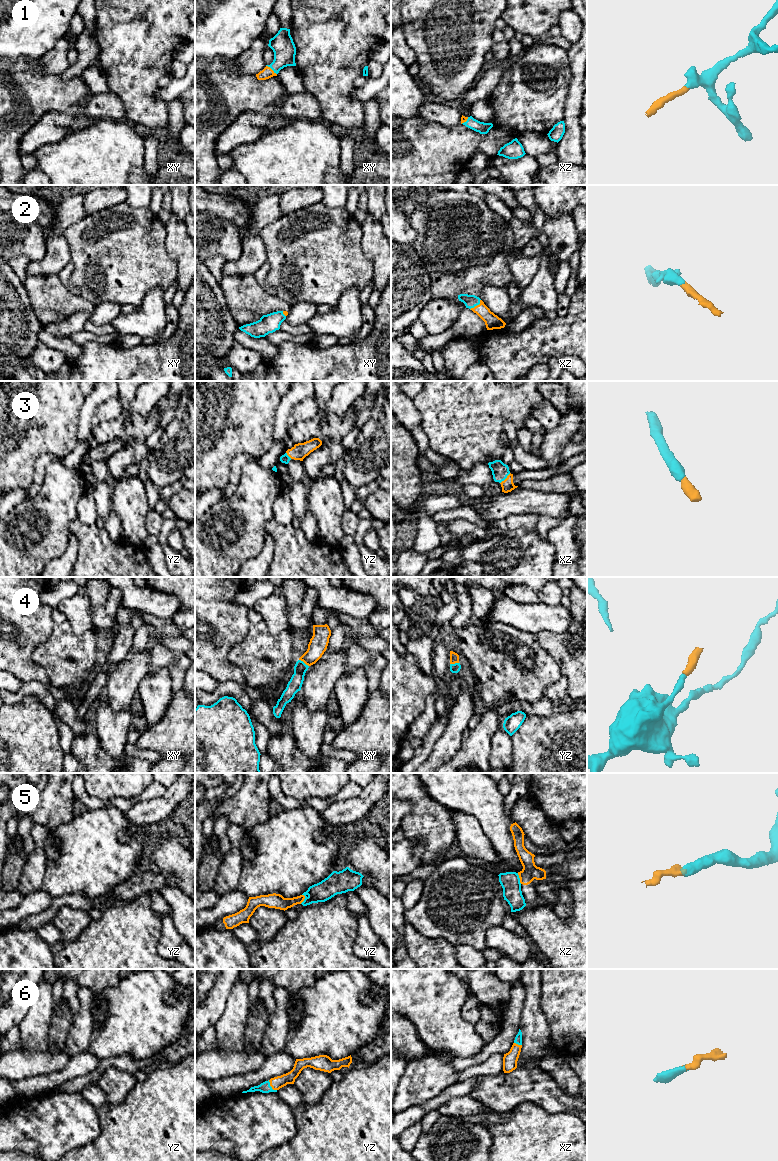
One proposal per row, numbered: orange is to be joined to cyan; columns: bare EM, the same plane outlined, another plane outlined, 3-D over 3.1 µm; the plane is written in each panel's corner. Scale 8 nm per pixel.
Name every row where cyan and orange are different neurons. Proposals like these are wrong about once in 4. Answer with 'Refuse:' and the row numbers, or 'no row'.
Refuse: 5

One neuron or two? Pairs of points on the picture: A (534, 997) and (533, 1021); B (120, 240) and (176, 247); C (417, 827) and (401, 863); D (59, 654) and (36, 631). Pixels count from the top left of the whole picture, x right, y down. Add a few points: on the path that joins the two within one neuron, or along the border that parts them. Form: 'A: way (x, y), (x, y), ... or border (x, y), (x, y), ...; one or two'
A: way (533, 1003), (533, 1015); one
B: border (164, 224), (166, 231), (165, 250), (176, 267); two
C: border (405, 837), (423, 844), (421, 862); two
D: border (56, 624), (51, 633), (35, 649), (32, 659); two

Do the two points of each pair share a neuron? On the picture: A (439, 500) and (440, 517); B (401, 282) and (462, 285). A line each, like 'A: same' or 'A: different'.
A: different
B: different

